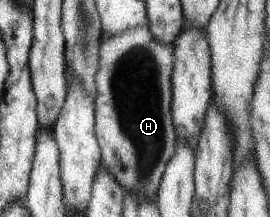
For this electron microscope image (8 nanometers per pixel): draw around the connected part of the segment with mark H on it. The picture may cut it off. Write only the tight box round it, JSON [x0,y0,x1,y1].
[93,25,176,201]

